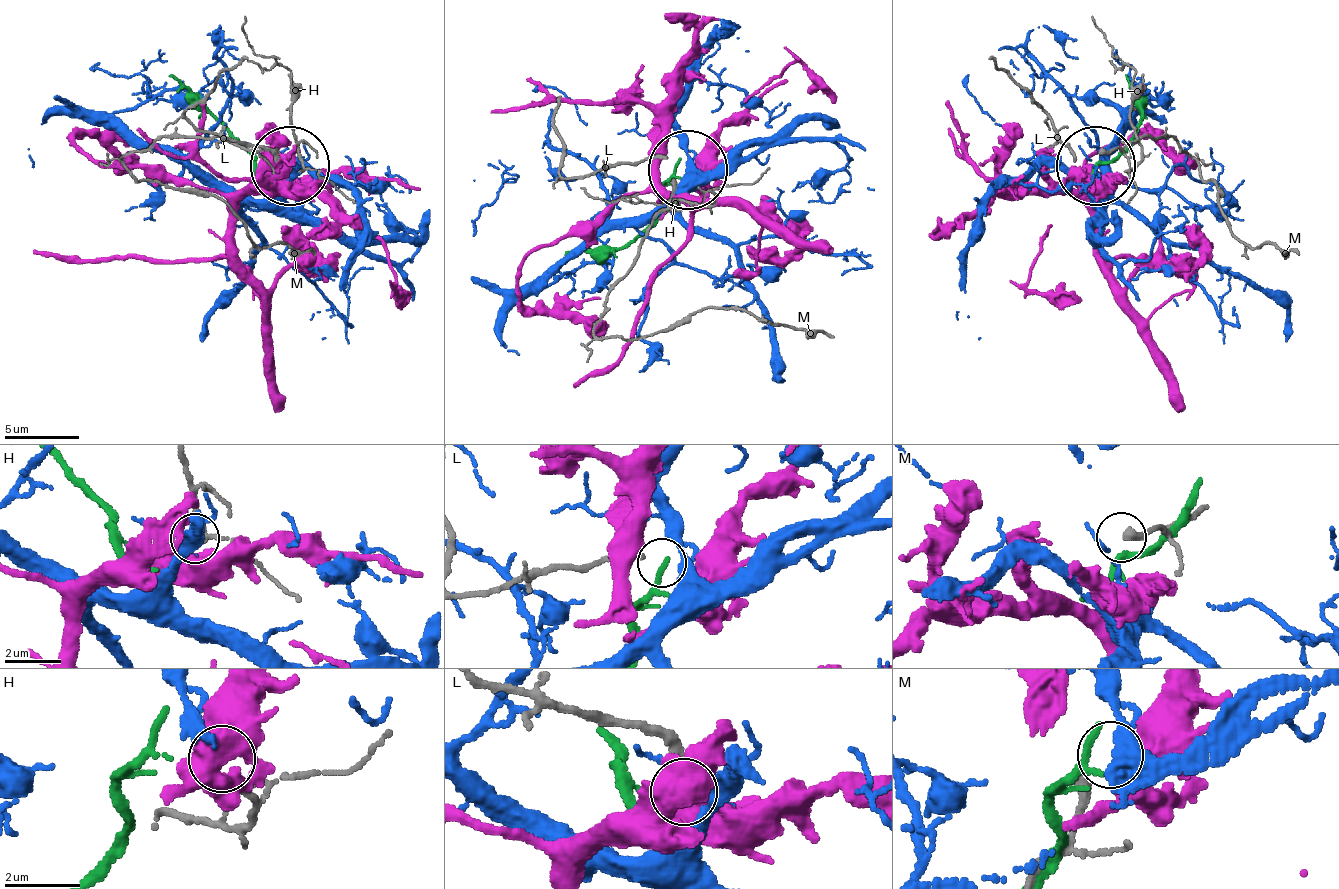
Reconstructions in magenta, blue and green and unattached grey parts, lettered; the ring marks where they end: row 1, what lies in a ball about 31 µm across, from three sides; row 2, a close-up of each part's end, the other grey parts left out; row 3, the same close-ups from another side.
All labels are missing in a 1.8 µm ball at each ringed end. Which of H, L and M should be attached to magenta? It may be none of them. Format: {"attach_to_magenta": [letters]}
{"attach_to_magenta": []}

